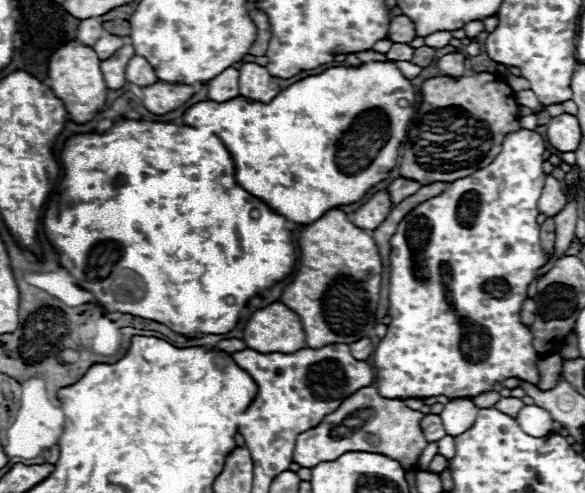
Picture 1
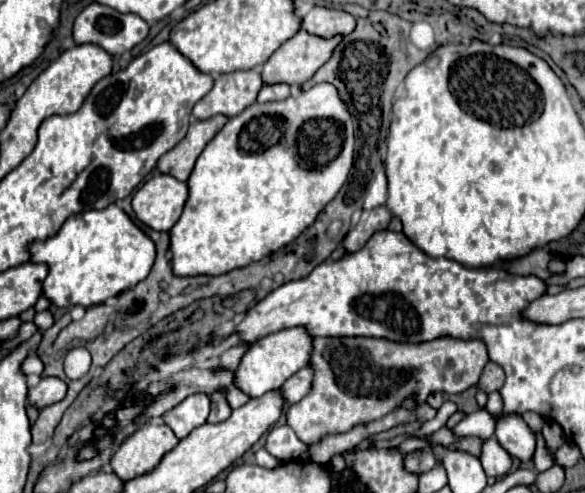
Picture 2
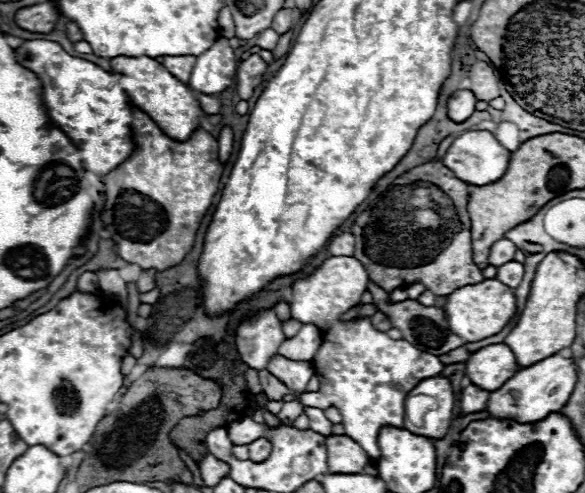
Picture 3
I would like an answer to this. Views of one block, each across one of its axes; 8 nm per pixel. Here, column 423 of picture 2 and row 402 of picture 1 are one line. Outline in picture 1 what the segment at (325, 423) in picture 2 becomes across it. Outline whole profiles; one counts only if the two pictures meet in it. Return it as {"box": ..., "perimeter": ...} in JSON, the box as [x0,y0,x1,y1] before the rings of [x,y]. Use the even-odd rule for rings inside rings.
{"box":[294,386,428,470],"perimeter":[[[374,386],[360,388],[348,396],[336,412],[328,414],[324,418],[326,422],[302,432],[296,438],[294,462],[302,468],[314,468],[320,462],[336,460],[346,452],[376,452],[400,462],[404,470],[412,470],[428,446],[428,440],[420,428],[424,416],[426,414],[418,410],[410,410],[402,400],[382,398]]]}

